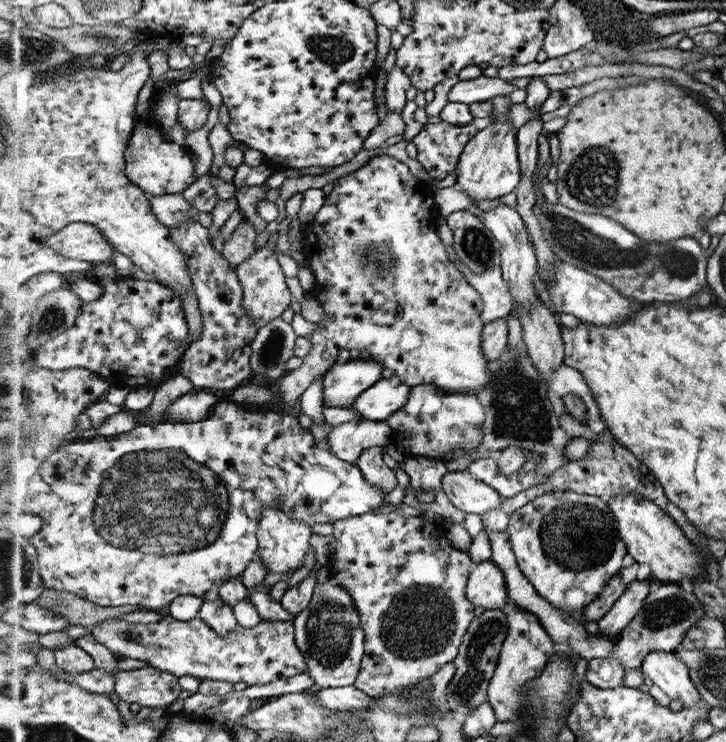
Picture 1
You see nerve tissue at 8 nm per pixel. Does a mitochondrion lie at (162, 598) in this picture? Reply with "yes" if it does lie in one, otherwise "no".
no

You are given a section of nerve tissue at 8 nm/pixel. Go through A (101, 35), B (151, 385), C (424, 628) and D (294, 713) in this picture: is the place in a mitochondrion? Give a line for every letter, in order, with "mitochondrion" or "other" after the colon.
A: mitochondrion
B: other
C: mitochondrion
D: mitochondrion

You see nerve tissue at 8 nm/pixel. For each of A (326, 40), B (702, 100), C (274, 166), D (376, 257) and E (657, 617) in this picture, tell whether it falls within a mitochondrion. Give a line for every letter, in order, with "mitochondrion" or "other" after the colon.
A: mitochondrion
B: other
C: other
D: mitochondrion
E: mitochondrion

